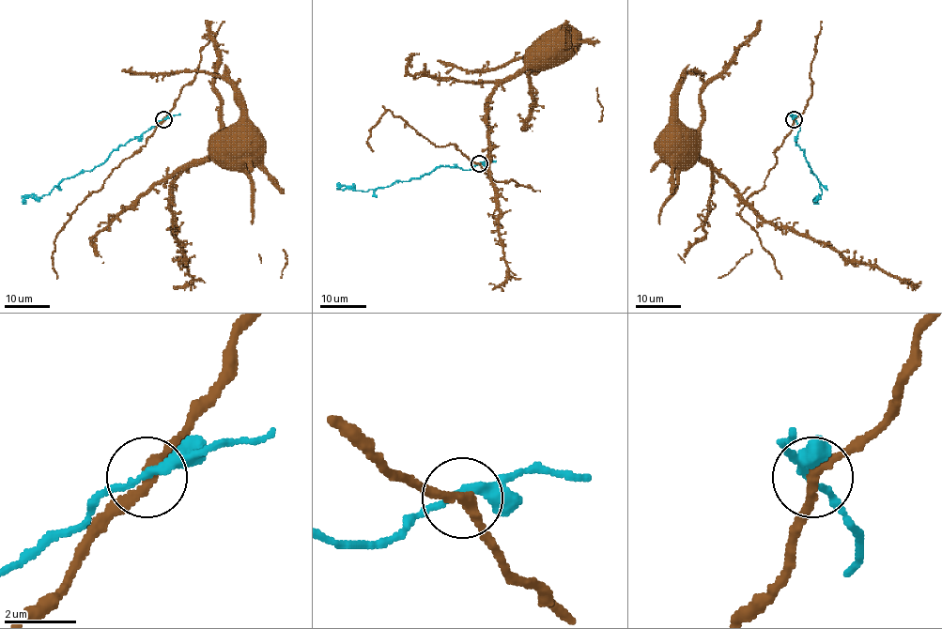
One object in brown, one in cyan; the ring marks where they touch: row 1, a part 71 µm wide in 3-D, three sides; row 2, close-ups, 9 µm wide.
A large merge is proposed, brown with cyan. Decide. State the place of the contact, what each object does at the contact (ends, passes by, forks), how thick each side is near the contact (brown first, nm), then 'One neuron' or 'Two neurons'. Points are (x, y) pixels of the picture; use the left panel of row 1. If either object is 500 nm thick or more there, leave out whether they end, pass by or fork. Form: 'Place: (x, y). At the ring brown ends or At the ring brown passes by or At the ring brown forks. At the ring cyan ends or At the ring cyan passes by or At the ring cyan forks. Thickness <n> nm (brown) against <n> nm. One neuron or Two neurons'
Place: (163, 119). At the ring brown passes by. At the ring cyan passes by. Thickness 320 nm (brown) against 220 nm. Two neurons

